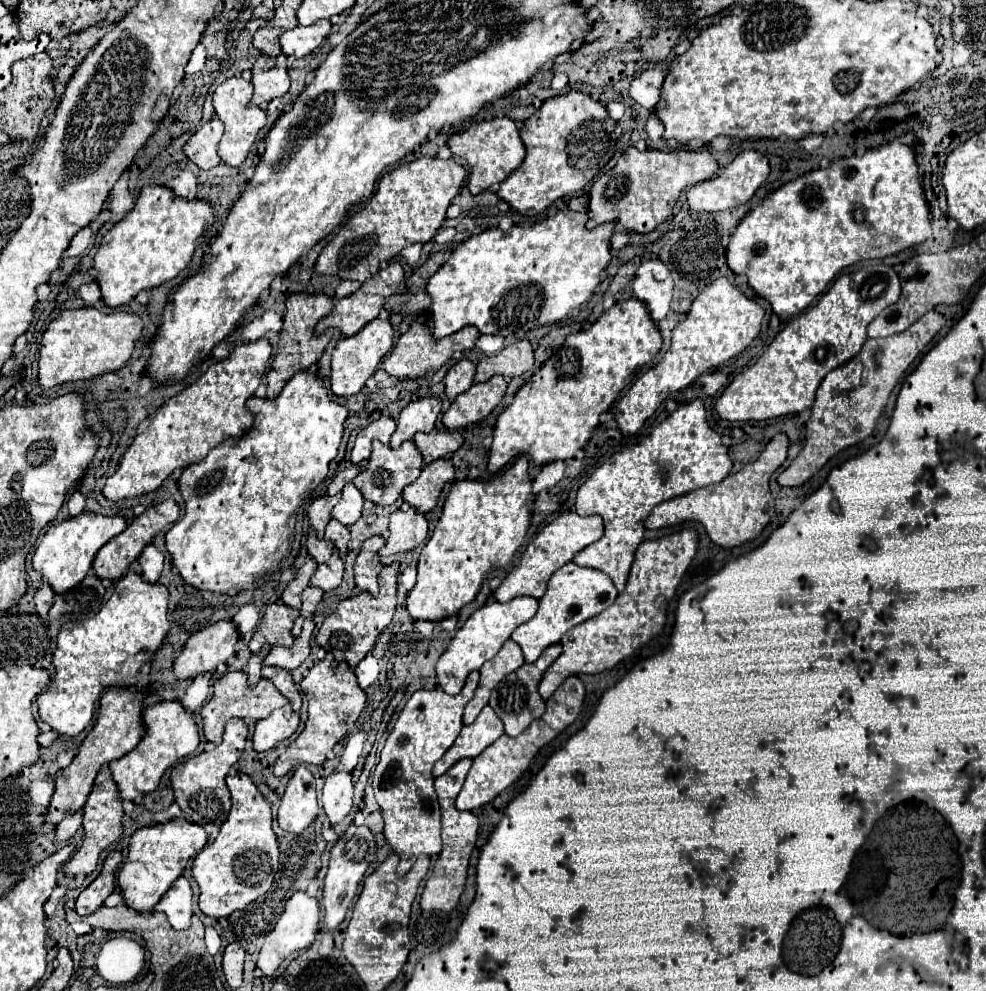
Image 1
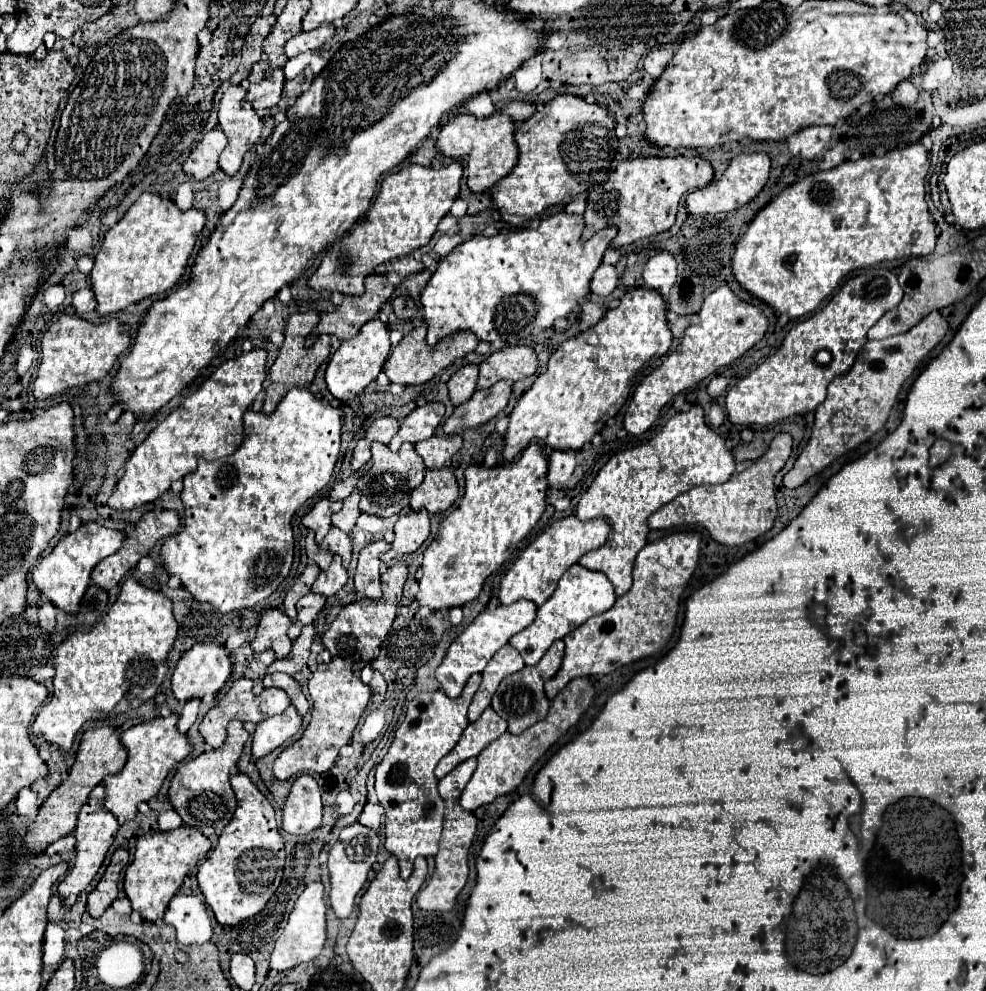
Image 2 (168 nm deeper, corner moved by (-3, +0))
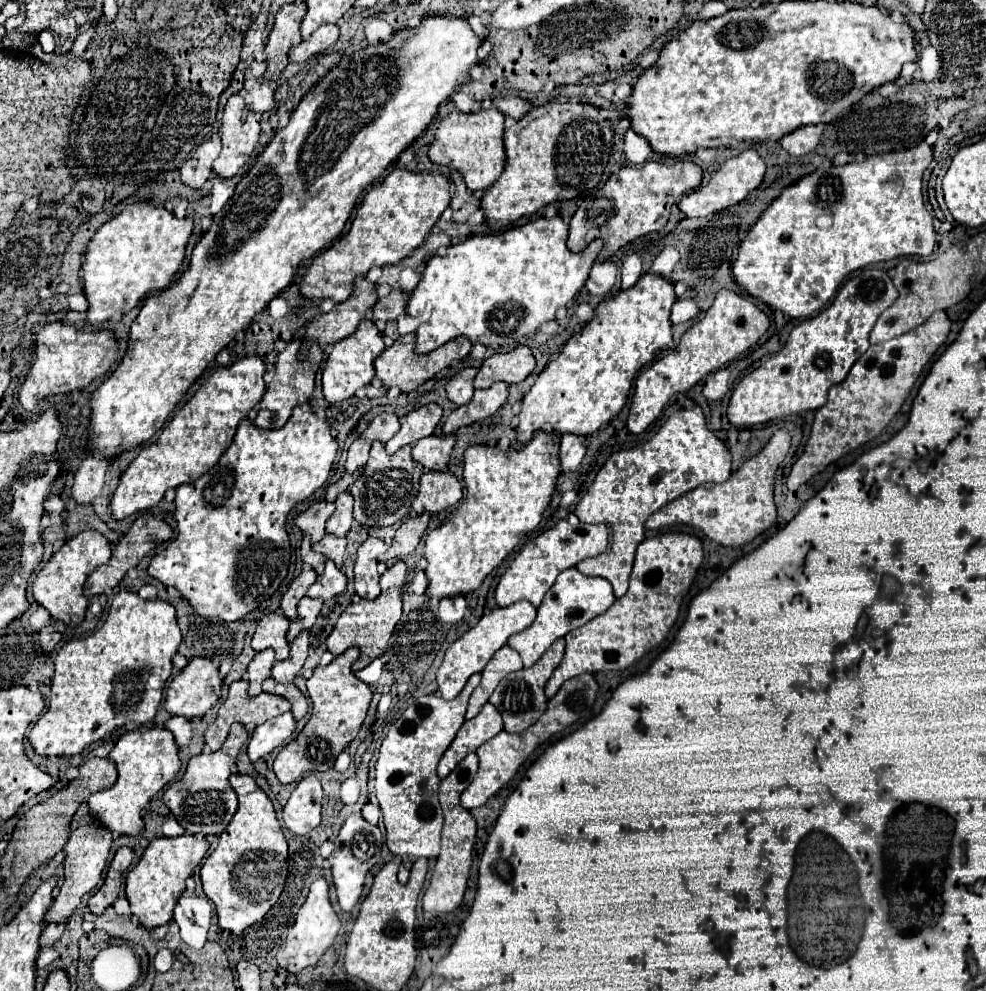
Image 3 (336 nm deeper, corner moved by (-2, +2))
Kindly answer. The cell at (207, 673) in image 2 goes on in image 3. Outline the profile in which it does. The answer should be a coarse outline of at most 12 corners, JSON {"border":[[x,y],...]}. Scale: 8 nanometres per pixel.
{"border":[[196,657],[170,681],[164,707],[192,721],[218,703],[218,667]]}

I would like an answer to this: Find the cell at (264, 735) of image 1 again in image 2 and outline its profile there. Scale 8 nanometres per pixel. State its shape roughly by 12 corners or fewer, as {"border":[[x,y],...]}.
{"border":[[291,705],[261,721],[253,733],[253,757],[265,757],[301,729]]}

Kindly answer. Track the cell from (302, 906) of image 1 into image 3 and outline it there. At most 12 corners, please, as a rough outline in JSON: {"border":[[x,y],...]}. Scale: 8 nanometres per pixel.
{"border":[[324,877],[312,883],[284,947],[288,973],[314,967],[332,947],[340,919]]}

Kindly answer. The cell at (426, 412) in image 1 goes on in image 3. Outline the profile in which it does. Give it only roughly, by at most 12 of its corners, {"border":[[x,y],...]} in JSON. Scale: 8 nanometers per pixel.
{"border":[[436,403],[420,407],[402,419],[400,431],[386,451],[432,435],[442,419]]}

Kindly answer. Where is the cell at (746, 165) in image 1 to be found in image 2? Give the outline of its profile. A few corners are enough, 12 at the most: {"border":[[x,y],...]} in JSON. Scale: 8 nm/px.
{"border":[[739,153],[719,181],[687,195],[693,215],[755,199],[769,179],[767,153]]}

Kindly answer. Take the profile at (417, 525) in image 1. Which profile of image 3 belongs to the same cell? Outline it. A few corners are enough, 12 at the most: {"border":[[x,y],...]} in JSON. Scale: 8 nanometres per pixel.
{"border":[[428,513],[406,519],[392,541],[396,557],[412,553],[428,527]]}

